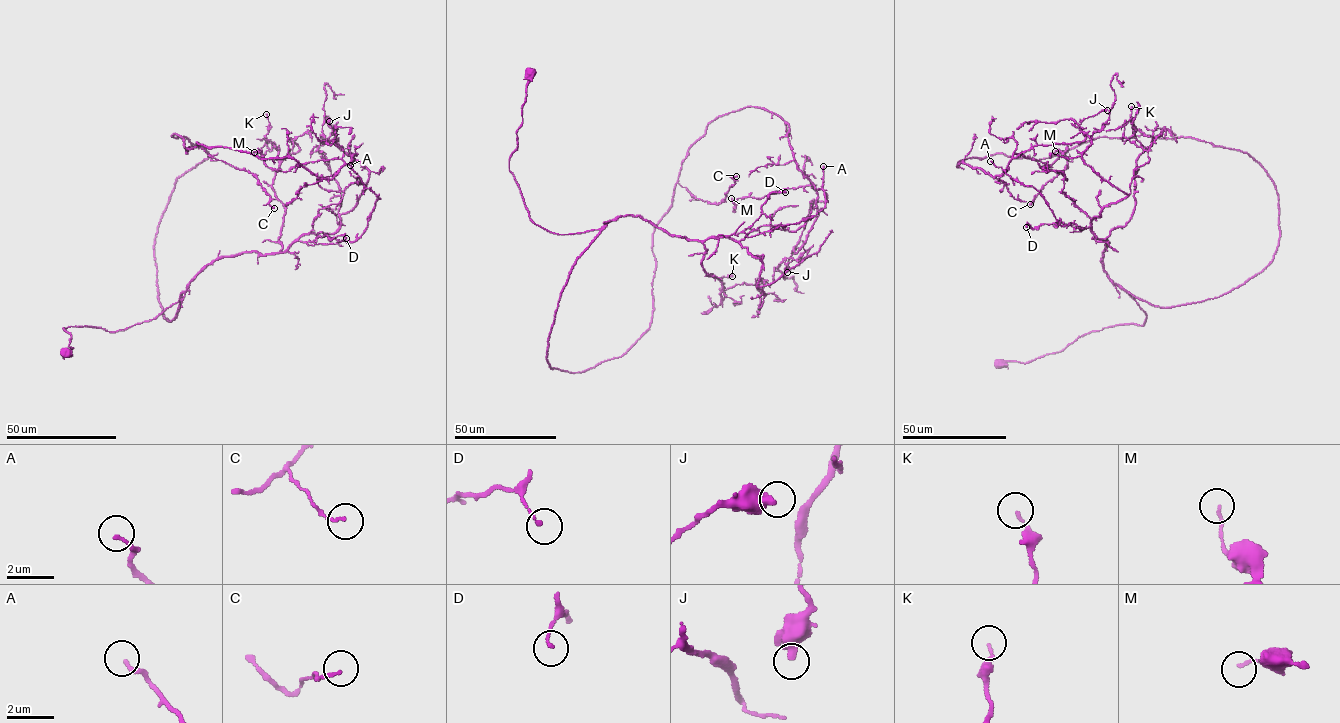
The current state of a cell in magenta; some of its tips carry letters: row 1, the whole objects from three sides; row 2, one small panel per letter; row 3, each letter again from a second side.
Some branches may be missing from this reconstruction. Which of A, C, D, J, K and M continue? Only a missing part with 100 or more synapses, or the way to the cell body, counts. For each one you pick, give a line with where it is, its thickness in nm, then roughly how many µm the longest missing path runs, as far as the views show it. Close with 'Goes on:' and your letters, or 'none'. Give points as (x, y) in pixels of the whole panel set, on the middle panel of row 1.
Goes on: none

